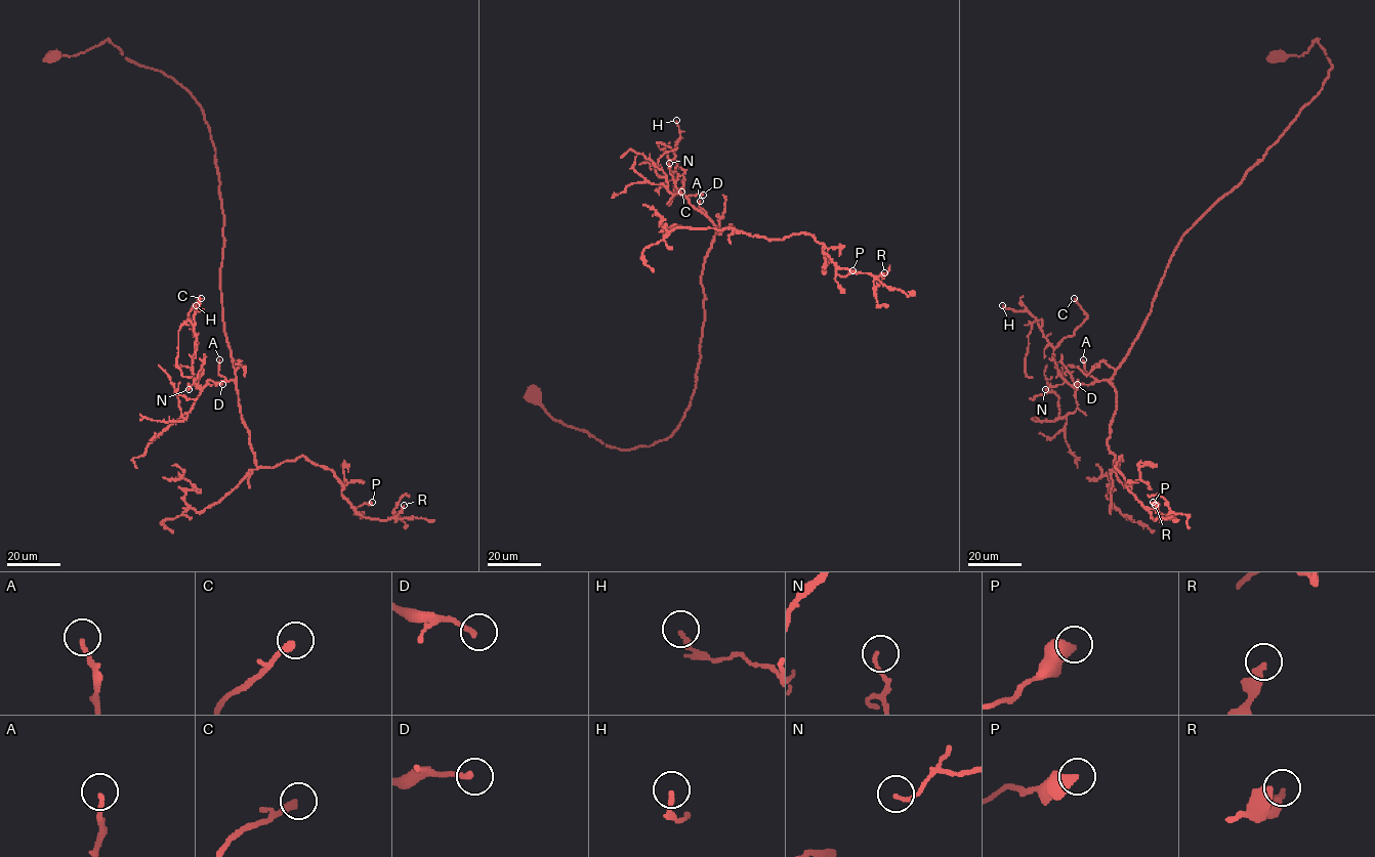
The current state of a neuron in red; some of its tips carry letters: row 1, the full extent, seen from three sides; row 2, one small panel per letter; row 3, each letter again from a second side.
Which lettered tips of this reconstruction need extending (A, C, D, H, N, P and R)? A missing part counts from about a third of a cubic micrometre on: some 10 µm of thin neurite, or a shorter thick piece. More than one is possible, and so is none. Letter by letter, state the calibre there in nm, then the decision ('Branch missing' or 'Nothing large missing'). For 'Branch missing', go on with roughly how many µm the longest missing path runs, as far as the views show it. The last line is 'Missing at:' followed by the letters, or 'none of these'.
A: Thickness 150 nm. Nothing large missing
C: Thickness 280 nm. Nothing large missing
D: Thickness 180 nm. Nothing large missing
H: Thickness 190 nm. Nothing large missing
N: Thickness 140 nm. Nothing large missing
P: Thickness 460 nm. Nothing large missing
R: Thickness 320 nm. Nothing large missing
Missing at: none of these

